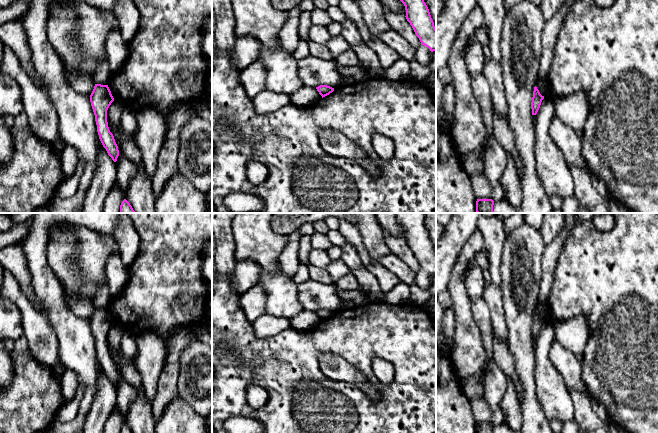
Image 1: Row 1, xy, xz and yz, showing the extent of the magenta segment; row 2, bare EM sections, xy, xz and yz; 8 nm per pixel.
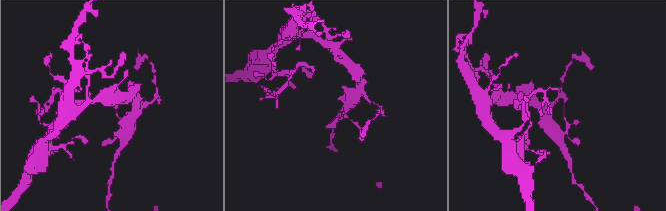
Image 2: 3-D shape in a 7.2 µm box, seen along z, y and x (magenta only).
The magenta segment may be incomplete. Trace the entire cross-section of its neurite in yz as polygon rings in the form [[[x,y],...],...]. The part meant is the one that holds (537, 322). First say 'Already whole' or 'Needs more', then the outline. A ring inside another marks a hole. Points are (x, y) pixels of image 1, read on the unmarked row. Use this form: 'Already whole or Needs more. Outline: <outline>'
Already whole. Outline: [[[535,310],[533,315],[532,326],[531,326],[532,339],[537,338],[543,323],[544,320],[540,318],[539,314]]]

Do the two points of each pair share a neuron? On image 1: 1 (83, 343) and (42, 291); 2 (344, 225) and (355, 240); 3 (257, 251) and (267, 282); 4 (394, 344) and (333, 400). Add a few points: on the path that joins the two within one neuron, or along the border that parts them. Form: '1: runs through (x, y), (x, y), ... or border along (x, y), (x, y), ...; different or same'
1: runs through (70, 330), (60, 317), (55, 304); same
2: runs through (347, 229), (353, 236); same
3: border along (262, 267), (267, 271), (277, 271), (280, 269); different
4: runs through (401, 371), (401, 385), (380, 406), (360, 406); same

